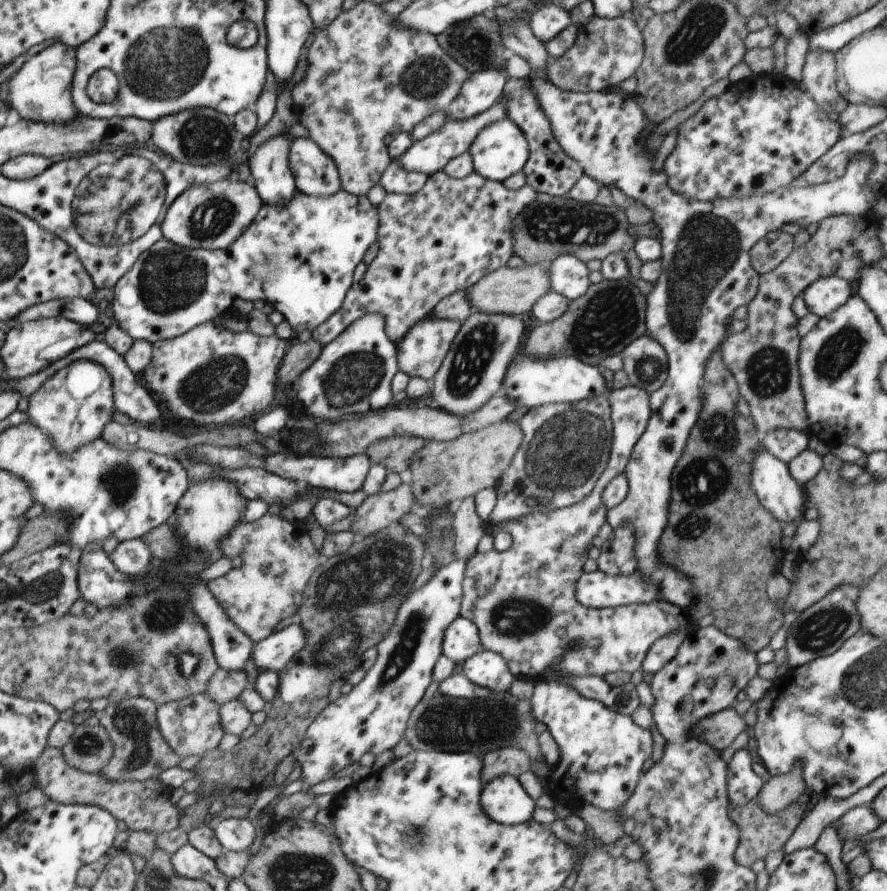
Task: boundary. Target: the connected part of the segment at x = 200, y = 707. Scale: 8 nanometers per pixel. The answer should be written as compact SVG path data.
M204 693L160 706L159 727L172 750L182 758L194 754L205 756L207 753L215 752L224 736L224 730L220 726L220 707Z

